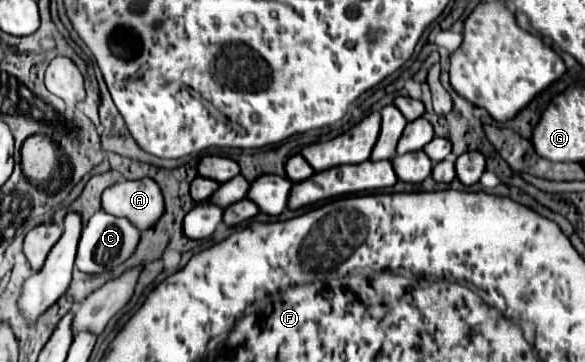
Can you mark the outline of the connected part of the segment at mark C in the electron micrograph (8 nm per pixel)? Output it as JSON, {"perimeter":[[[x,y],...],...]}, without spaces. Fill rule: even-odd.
{"perimeter":[[[99,210],[89,218],[89,222],[81,234],[75,266],[87,274],[99,274],[103,270],[111,270],[113,266],[123,264],[133,254],[133,250],[139,242],[139,234],[141,232],[129,220],[115,218],[103,210]]]}

